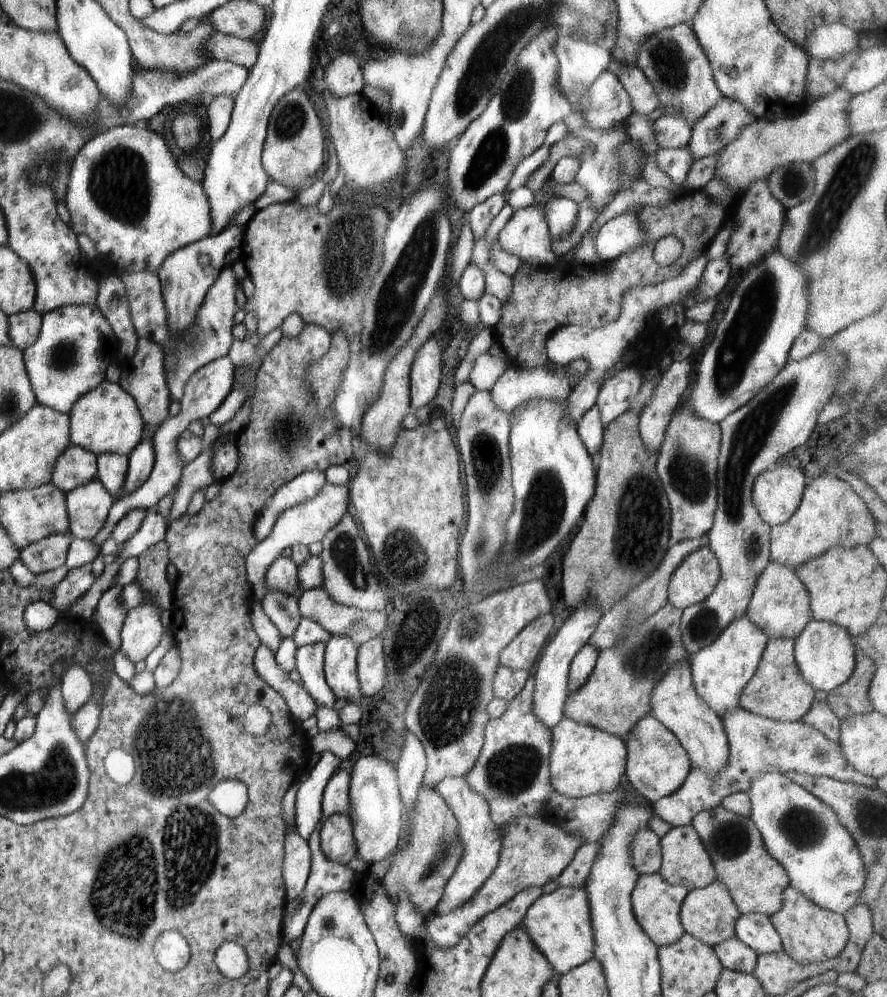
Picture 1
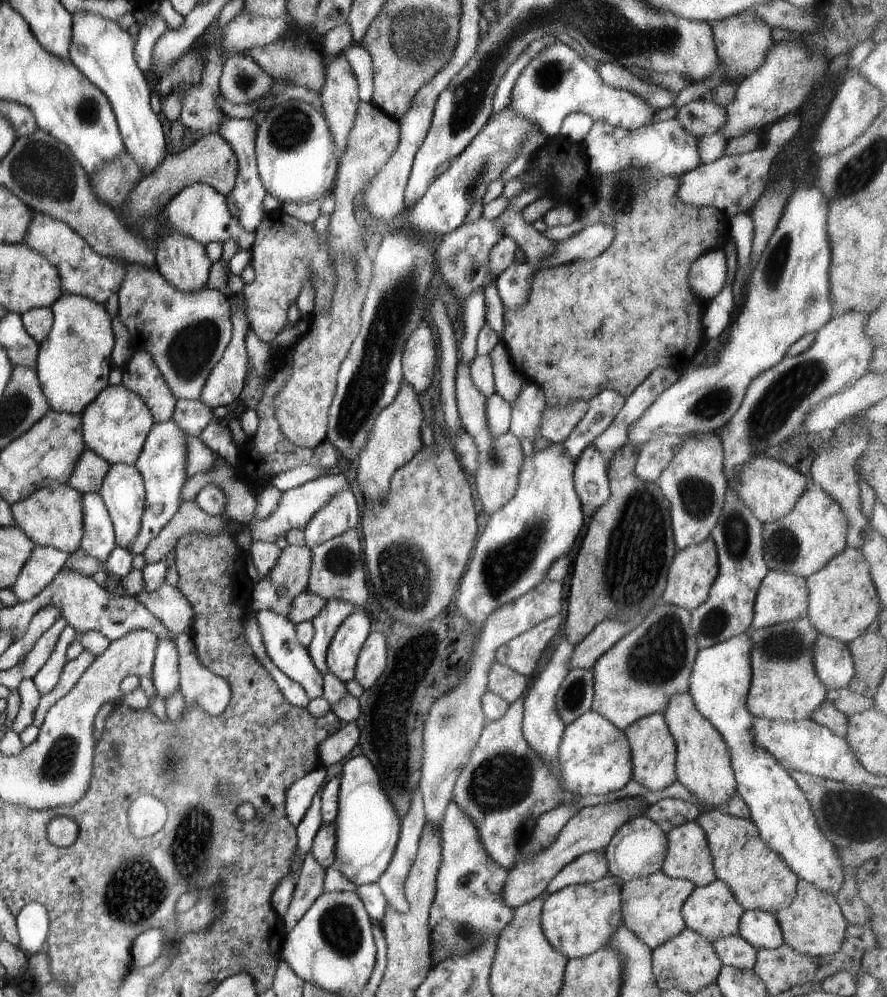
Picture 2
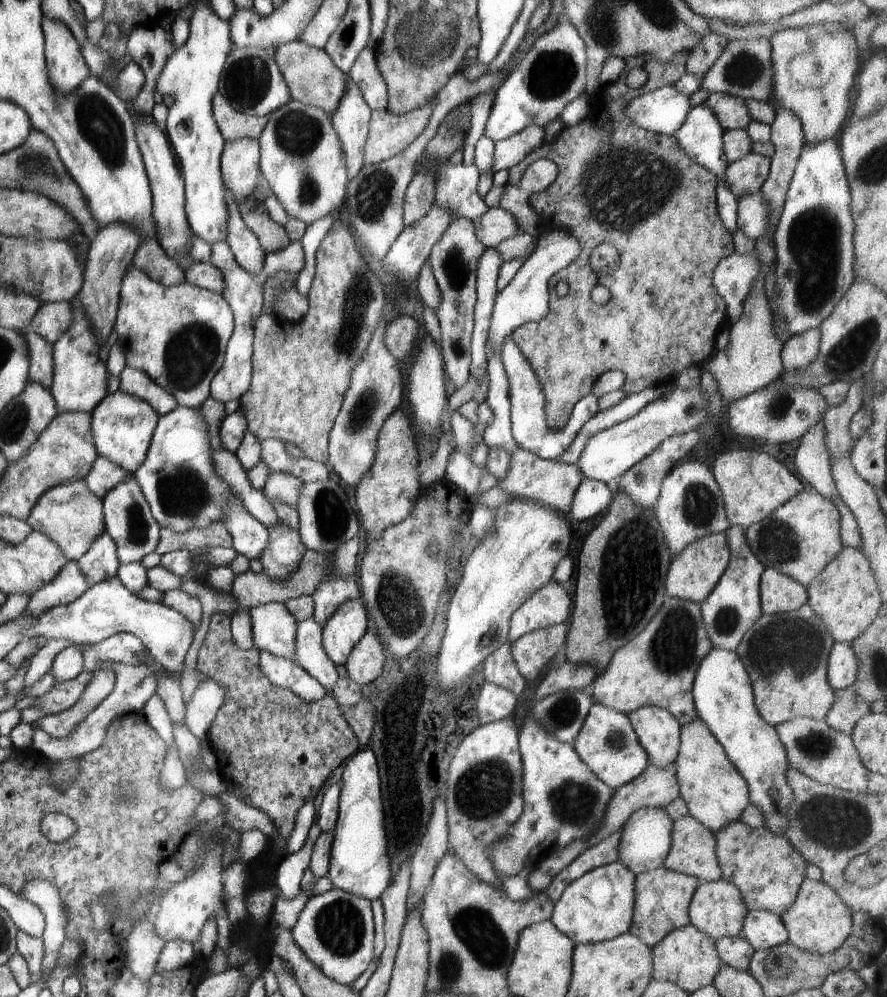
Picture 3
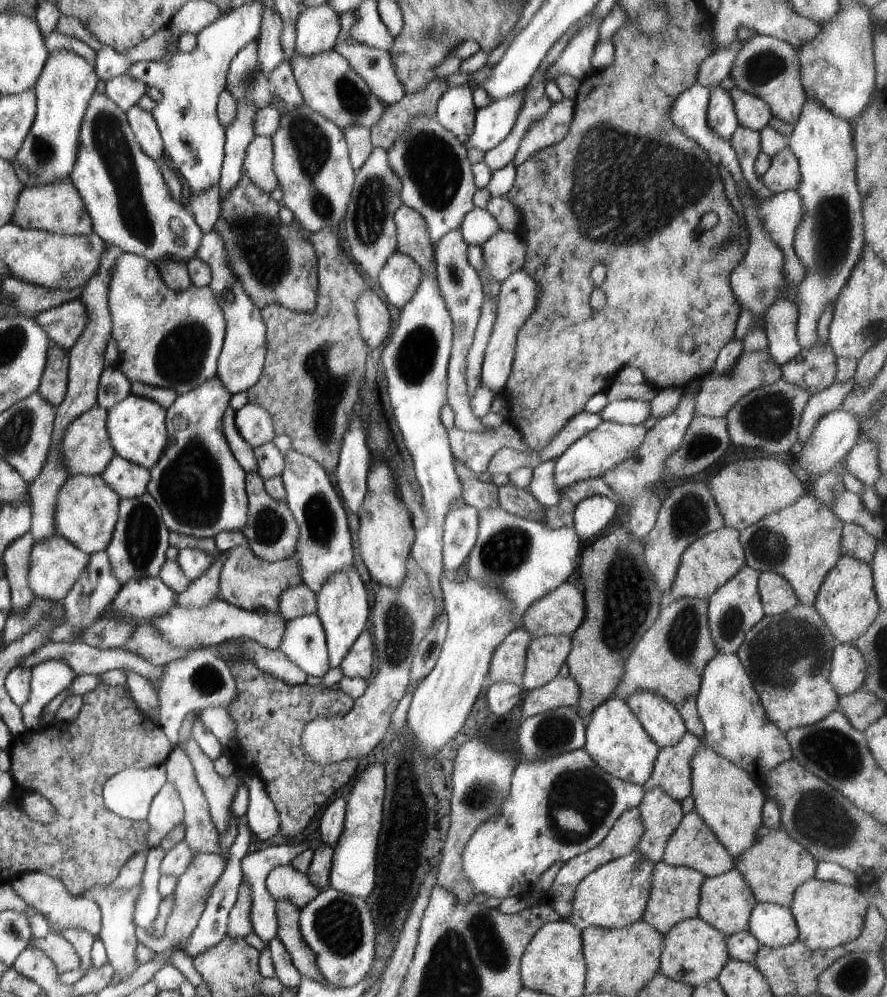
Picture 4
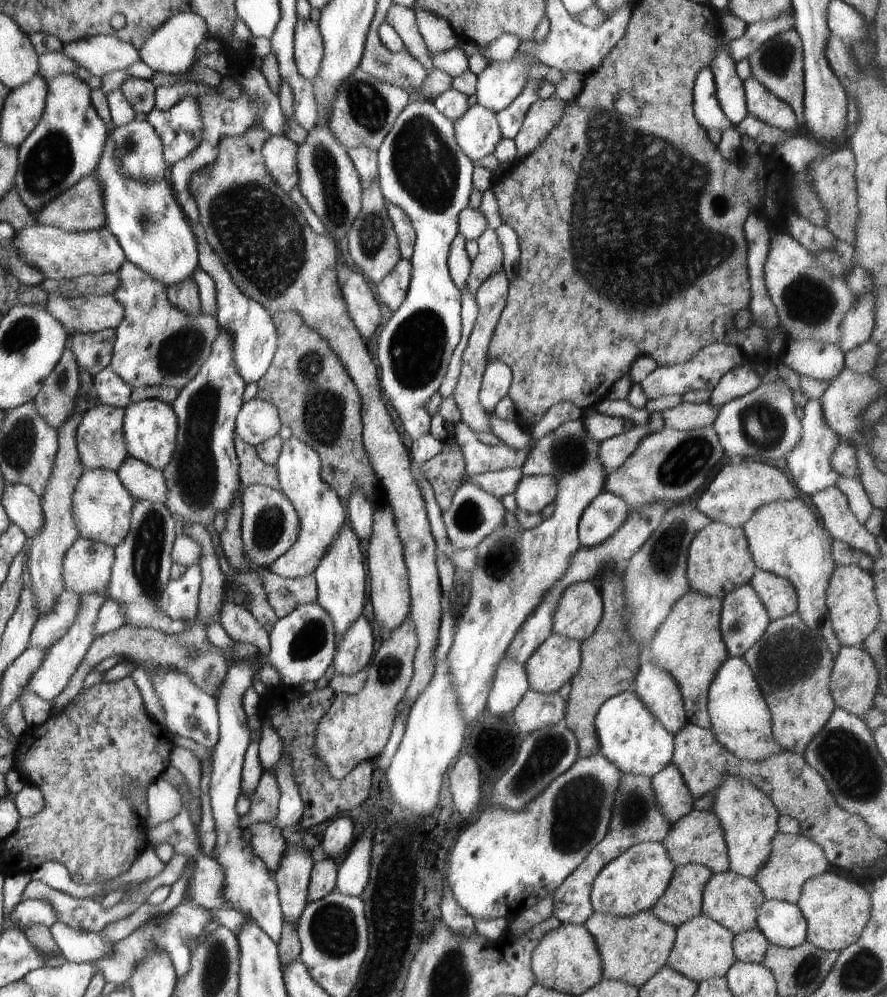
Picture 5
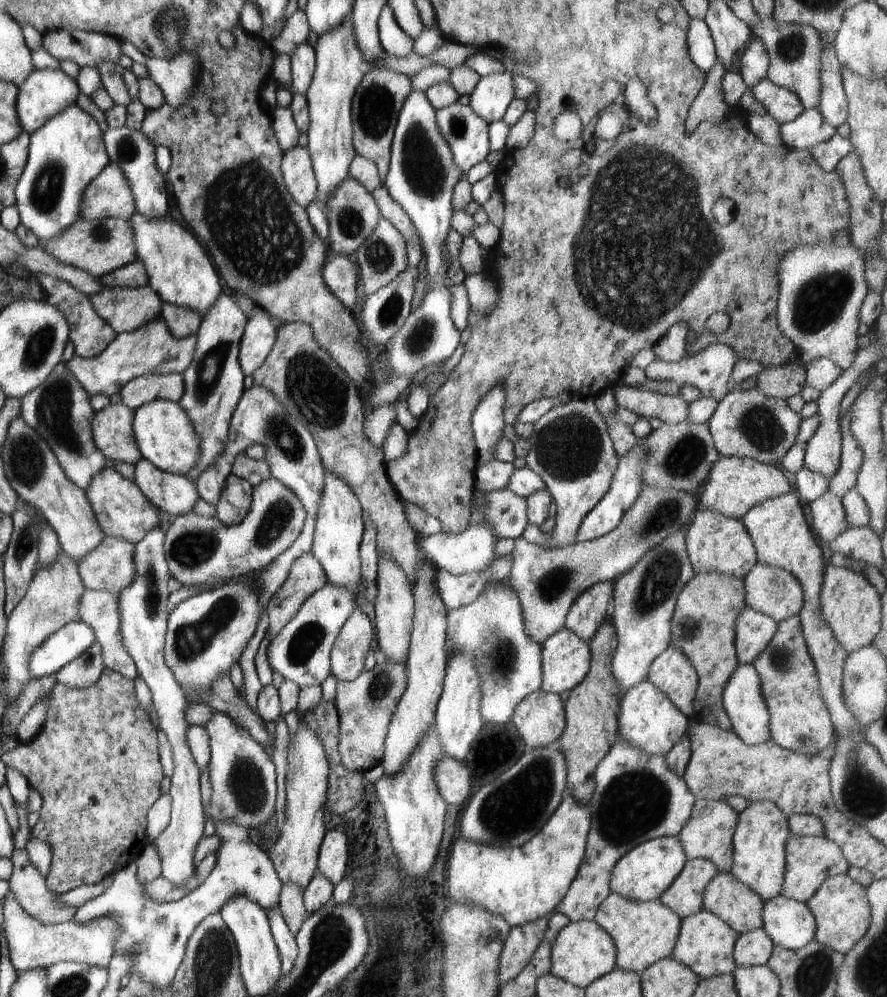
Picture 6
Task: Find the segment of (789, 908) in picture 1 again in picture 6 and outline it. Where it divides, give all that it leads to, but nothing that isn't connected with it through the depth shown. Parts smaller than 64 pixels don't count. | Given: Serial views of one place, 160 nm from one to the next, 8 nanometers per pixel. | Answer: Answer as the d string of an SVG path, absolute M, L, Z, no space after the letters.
M848 873L827 878L805 902L816 921L815 940L846 956L866 934L871 923L867 888L852 880Z

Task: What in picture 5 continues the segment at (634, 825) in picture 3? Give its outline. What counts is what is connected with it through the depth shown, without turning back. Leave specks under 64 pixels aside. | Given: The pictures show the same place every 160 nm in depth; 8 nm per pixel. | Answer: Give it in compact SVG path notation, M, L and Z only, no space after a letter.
M669 764L655 774L651 785L659 813L672 825L693 809L695 800L674 765Z

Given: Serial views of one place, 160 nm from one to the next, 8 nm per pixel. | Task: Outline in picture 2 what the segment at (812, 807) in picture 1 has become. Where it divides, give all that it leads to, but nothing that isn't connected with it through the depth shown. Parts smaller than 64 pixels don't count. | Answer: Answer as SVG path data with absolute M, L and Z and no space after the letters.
M748 628L736 637L698 649L688 692L694 706L724 739L736 777L737 793L748 805L749 818L756 825L764 844L780 855L798 880L837 898L845 883L845 872L837 850L822 834L808 799L788 771L753 742L751 724L754 716L746 706L752 682L751 632L752 628Z

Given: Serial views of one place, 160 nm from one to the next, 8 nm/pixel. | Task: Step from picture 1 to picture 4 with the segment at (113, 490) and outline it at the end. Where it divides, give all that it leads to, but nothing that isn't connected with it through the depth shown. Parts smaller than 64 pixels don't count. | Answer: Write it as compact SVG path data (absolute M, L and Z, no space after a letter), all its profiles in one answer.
M146 491L139 497L121 499L118 520L105 553L110 559L113 575L124 586L128 581L158 577L165 563L165 552L170 546L168 527L161 517L161 510L155 498Z

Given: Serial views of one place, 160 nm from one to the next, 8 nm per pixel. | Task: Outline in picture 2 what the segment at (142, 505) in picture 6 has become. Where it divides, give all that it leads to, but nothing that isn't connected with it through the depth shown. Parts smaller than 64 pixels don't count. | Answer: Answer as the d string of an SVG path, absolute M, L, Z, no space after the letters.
M52 483L10 505L15 525L36 545L53 546L71 555L80 550L84 524L82 493L68 484Z

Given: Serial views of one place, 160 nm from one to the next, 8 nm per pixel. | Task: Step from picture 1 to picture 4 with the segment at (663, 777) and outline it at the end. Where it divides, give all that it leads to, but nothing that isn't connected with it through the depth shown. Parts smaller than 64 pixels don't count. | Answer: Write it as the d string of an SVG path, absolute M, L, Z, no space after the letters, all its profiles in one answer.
M636 691L627 699L630 710L659 748L674 746L687 733L675 706L652 691Z

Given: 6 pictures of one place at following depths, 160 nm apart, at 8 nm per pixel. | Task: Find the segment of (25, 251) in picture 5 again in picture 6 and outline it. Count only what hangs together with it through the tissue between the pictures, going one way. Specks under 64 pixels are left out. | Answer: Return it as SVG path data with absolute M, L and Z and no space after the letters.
M114 217L85 221L76 219L63 233L48 239L45 251L62 264L79 268L93 277L101 277L137 260L131 224Z

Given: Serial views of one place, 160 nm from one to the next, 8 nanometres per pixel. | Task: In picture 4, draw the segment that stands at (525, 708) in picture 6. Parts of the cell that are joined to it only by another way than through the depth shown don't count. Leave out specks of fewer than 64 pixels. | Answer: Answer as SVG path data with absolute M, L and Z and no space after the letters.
M570 675L566 676L566 678L558 676L544 686L524 693L522 702L520 703L522 714L525 718L528 718L540 713L546 713L556 707L576 707L580 695L578 683Z

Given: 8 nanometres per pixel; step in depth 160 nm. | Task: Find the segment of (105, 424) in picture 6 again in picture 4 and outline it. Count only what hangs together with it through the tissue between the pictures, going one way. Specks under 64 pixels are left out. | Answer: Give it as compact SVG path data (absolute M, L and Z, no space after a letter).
M96 404L88 412L81 414L67 426L62 440L60 440L59 451L61 452L63 465L68 476L101 475L108 466L108 463L112 460L112 457L115 455L115 450L110 444L105 427L107 416L107 410Z

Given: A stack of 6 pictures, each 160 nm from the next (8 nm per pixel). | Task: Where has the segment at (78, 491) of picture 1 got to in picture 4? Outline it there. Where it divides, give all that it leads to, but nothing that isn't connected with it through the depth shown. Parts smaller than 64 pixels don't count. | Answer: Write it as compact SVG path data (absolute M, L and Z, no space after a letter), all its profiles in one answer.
M105 551L92 553L89 556L83 575L80 575L80 578L76 580L74 586L69 590L66 598L61 601L65 610L66 623L77 630L76 641L79 641L79 632L82 629L87 629L88 625L101 618L101 614L114 600L121 587L121 582L113 575L110 559Z

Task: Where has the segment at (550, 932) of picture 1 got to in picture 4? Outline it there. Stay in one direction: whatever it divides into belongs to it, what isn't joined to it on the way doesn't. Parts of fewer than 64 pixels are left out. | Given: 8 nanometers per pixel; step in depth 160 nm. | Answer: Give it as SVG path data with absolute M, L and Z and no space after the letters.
M637 848L628 856L598 867L578 883L566 921L581 932L588 927L616 930L640 921L647 905L654 869L655 865Z

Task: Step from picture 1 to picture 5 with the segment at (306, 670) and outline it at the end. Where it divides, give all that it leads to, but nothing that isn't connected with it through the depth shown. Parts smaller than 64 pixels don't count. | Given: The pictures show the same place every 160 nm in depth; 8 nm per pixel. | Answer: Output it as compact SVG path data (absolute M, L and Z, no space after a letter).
M292 436L283 441L278 462L274 467L278 471L281 491L294 505L299 516L299 531L294 546L286 554L280 555L268 568L281 577L312 575L334 542L337 532L347 523L346 510L342 508L337 492L322 478L320 457L311 446L300 439Z

